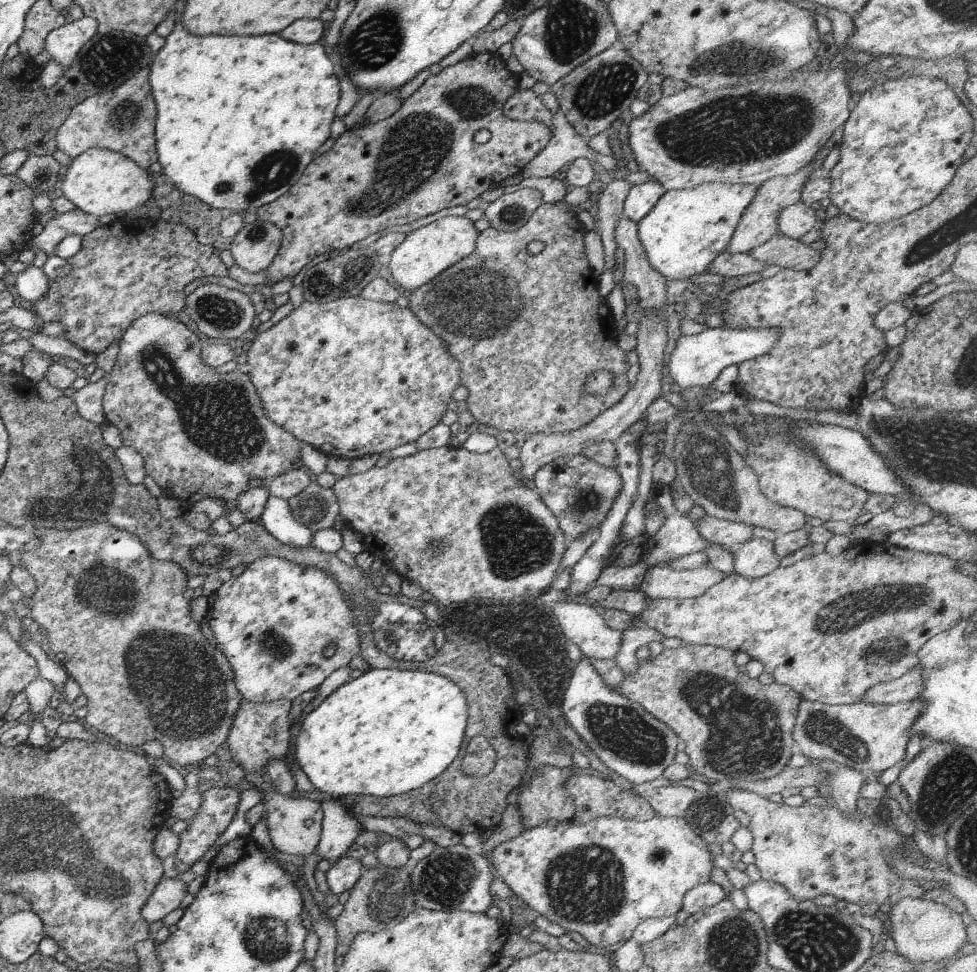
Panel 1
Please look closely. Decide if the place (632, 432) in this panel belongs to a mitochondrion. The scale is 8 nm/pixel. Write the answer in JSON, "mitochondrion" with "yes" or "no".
{"mitochondrion":"no"}

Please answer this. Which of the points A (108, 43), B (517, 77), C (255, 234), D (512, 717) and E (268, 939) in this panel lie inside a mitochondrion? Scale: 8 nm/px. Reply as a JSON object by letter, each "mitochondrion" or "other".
{"A":"mitochondrion","B":"other","C":"mitochondrion","D":"other","E":"mitochondrion"}

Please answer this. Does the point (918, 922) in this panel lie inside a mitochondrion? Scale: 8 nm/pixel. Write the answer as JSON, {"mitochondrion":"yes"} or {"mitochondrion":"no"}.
{"mitochondrion":"no"}

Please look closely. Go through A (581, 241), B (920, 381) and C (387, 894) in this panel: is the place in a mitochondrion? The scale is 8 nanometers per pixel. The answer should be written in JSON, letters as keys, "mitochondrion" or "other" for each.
{"A":"other","B":"other","C":"mitochondrion"}

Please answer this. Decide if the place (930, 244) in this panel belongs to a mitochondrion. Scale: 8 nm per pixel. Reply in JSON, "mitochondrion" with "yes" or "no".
{"mitochondrion":"yes"}

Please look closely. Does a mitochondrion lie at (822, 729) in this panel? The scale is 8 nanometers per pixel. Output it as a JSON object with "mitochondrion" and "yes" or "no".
{"mitochondrion":"yes"}

